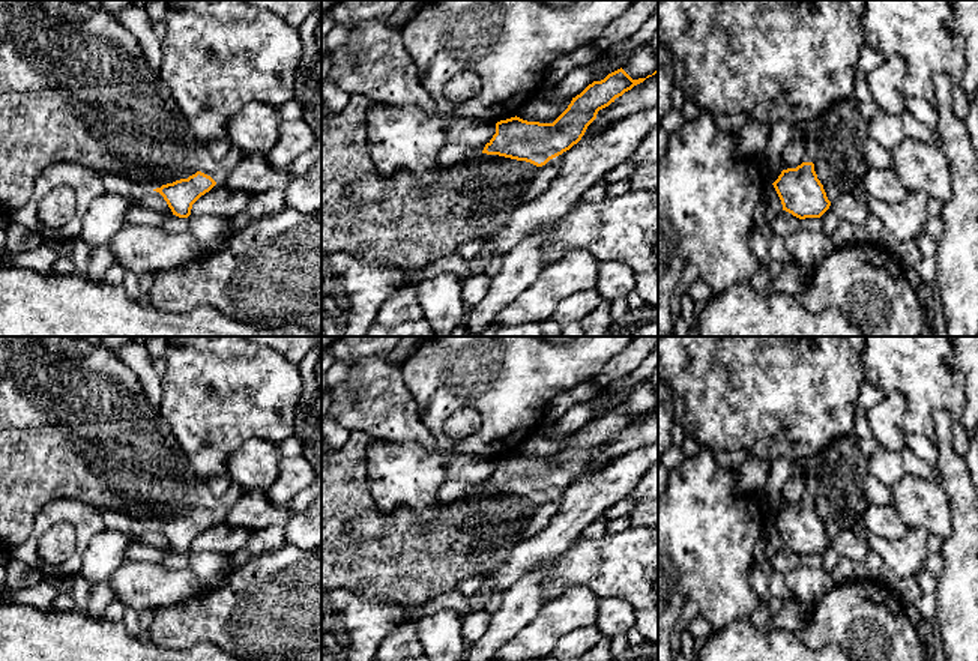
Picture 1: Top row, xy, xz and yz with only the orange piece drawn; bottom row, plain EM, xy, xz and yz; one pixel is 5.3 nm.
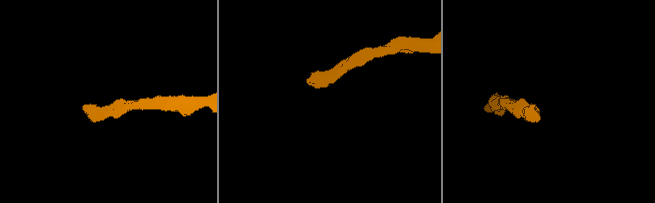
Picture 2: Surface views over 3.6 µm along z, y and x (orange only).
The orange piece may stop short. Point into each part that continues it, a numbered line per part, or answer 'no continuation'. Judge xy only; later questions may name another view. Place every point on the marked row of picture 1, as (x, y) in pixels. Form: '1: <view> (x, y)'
1: xy (75, 87)

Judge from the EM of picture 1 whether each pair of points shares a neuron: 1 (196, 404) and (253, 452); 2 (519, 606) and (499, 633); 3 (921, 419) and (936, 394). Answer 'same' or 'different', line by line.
1: different
2: same
3: same

